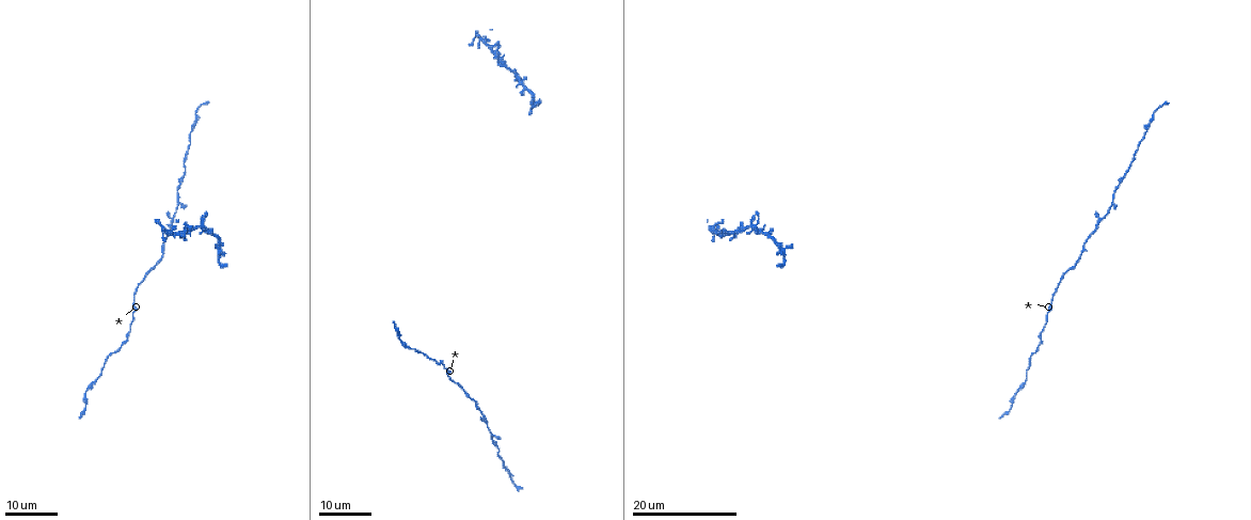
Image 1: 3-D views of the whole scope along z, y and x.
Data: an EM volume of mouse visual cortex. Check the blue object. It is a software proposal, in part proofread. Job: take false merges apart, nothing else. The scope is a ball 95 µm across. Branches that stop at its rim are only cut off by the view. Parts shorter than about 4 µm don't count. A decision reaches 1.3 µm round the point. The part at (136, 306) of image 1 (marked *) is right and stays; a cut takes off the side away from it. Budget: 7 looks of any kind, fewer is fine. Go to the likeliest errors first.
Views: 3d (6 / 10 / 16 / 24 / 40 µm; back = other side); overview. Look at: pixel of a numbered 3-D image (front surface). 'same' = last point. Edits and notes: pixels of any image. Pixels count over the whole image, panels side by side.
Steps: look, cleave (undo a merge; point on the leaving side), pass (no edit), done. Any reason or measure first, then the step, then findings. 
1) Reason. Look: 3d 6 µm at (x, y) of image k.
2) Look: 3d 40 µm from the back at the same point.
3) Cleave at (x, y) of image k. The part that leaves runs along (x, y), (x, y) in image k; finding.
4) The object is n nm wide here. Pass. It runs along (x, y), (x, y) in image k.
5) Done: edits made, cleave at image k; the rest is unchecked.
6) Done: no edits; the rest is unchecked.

Looks like a crossing. Look: 3d 16 µm at (221, 249) of image 1.

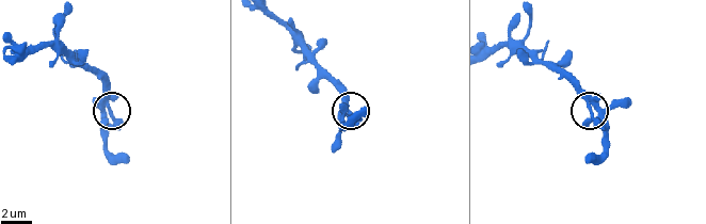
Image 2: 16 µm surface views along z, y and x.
Look: 3d 6 µm at (349, 112) of image 2.

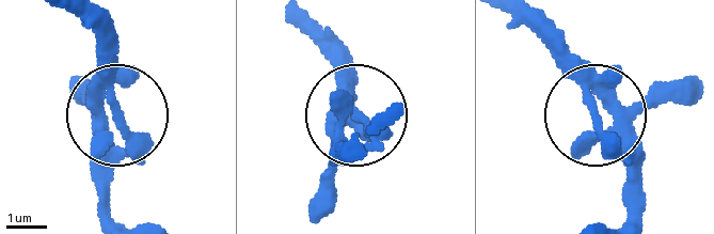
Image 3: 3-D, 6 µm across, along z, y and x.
4 arms meet here. Pass. One neuron here.

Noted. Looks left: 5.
Thin arm on a thick one. Look: 3d 24 µm at (174, 217) of image 1.

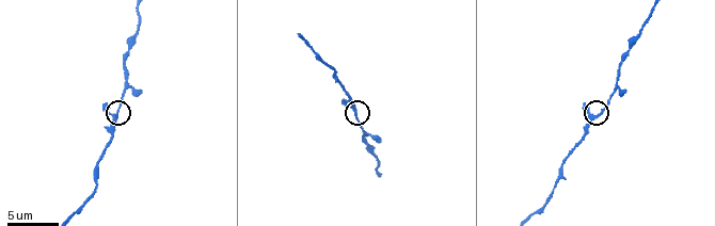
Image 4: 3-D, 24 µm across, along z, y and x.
Closer look. Look: 3d 10 µm at (597, 116) of image 4.

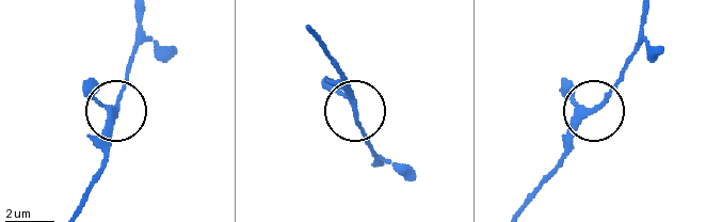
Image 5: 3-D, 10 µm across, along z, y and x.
Pass. It runs along (75, 210), (101, 161), (128, 65) in image 5; all the same neuron.

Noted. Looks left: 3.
Thin arm on a thick one. Look: 3d 16 µm at (518, 77) of image 1.

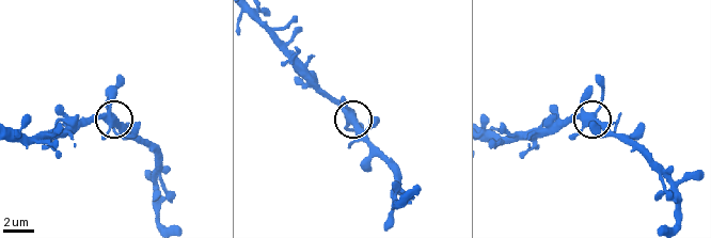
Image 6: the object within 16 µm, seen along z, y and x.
Look: 3d 6 µm at (594, 116) of image 6.

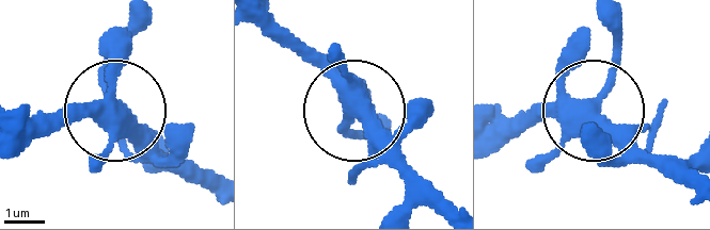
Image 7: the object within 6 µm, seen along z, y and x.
Pass. Continuous, no second neuron.

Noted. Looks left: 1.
Calibre changes. Look: 3d 16 µm at (638, 35) of image 4.

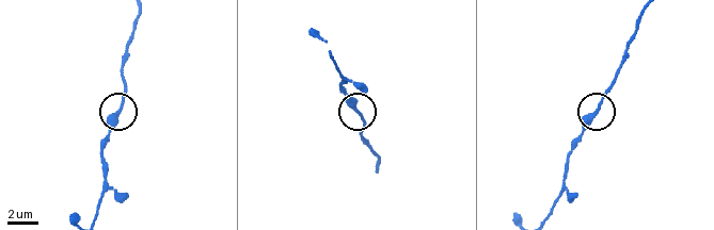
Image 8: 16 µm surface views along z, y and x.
The object is 270 nm wide here. Pass. It runs along (549, 211), (565, 177), (571, 146), (613, 82) in image 8; all the same neuron.

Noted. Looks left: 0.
Done: no edits; the rest is unchecked.

